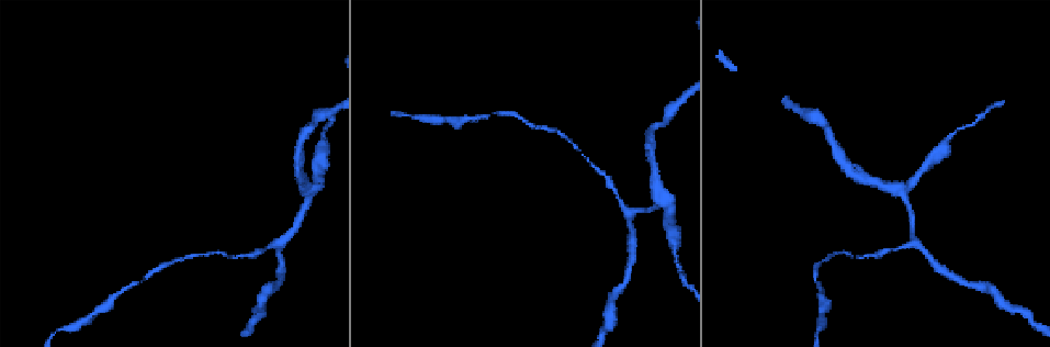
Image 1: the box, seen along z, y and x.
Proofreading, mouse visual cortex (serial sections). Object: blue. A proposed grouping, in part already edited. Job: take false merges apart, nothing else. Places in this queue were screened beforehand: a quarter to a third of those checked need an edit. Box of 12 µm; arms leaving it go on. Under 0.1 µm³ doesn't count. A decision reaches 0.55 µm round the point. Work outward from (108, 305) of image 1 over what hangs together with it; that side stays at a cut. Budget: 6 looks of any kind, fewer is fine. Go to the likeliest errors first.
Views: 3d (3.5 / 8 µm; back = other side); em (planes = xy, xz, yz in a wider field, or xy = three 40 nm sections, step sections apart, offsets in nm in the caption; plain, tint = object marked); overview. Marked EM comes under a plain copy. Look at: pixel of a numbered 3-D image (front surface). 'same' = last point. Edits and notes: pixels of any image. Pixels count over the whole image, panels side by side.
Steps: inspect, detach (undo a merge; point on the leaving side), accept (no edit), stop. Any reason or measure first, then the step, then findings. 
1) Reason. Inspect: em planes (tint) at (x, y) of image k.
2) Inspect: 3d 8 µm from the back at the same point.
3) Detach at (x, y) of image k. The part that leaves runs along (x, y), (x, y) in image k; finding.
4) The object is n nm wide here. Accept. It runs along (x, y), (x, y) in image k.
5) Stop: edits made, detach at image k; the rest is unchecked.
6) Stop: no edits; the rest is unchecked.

Three arms meet. Inspect: 3d 3.5 µm at (912, 244) of image 1.

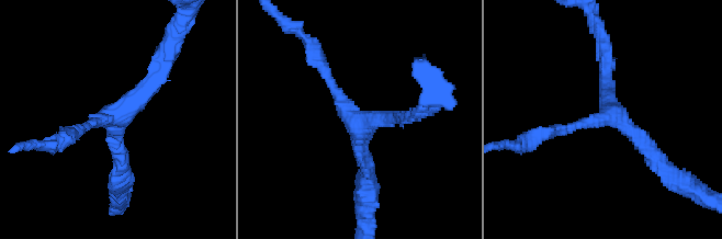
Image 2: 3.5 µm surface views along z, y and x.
Shape alone is not enough. Inspect: em xy step 1 (tint) at (358, 124) of image 2.

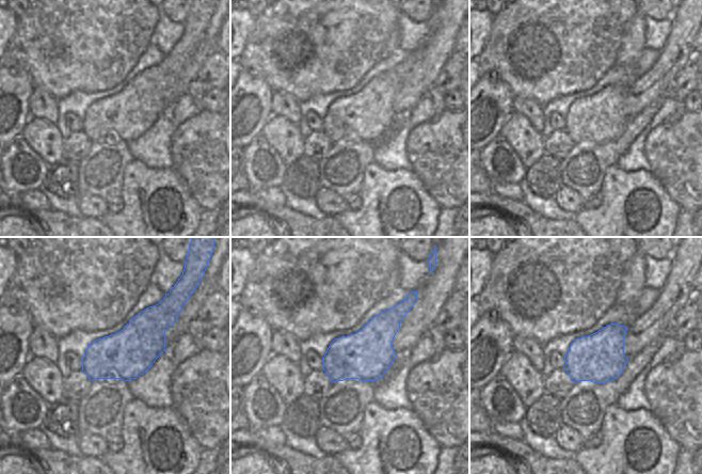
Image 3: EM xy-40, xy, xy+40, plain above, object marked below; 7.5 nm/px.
Another direction. Inspect: em xy step 5 (tint) at the same point.

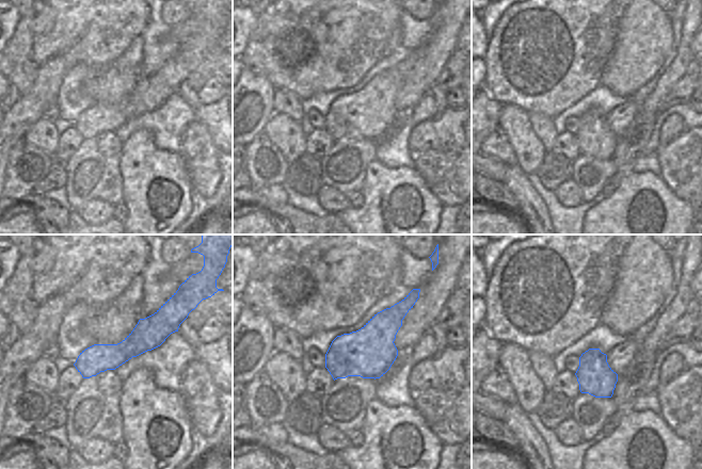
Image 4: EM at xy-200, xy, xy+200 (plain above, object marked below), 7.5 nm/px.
The arms are 150, 200, 250 nm wide. Accept. It runs along (173, 327), (78, 366) in image 4; all the same cell.

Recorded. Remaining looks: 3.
Three-way junction. Inspect: 3d 8 µm at (901, 191) of image 1.

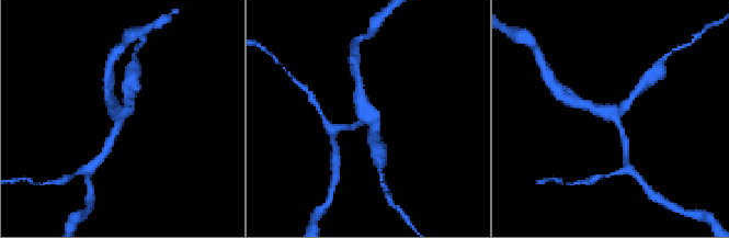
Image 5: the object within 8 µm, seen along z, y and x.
Inspect: 3d 3.5 µm at (612, 117) of image 5.

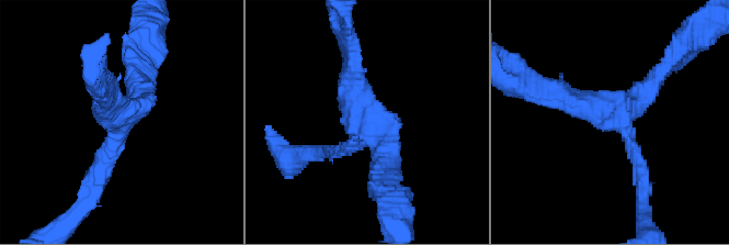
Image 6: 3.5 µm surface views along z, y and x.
3 arms meet here; the arms are 200, 300, 300 nm wide; need the tissue. Inspect: em xy step 1 (tint) at (118, 119) of image 6.

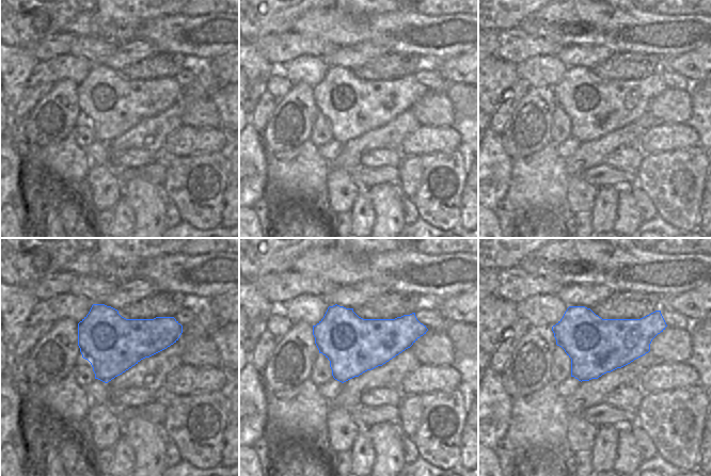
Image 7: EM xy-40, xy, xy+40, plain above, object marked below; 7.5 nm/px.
Accept. It runs along (642, 177), (612, 113), (550, 97) in image 6; all the same cell.

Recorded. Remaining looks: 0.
Stop: no edits; the rest is unchecked.

